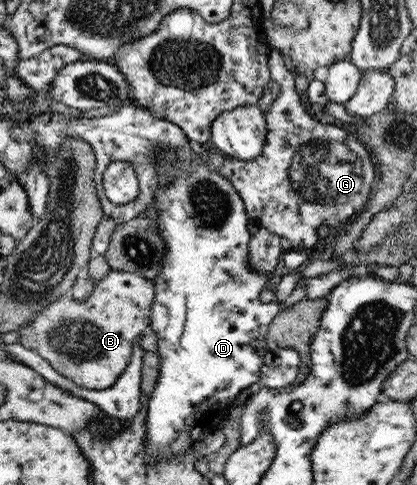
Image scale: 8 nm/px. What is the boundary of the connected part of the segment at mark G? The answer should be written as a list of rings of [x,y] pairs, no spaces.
[[[274,49],[270,55],[269,62],[271,68],[271,79],[280,83],[280,94],[278,94],[278,98],[272,102],[272,106],[268,106],[268,110],[266,110],[267,143],[264,144],[264,151],[260,156],[252,160],[242,160],[242,158],[225,155],[224,161],[222,165],[218,167],[218,170],[220,170],[222,177],[226,177],[228,180],[232,181],[232,185],[234,185],[236,190],[238,190],[240,196],[244,198],[244,205],[247,206],[248,213],[251,214],[254,219],[257,219],[258,227],[266,228],[272,232],[276,232],[276,235],[281,238],[284,237],[284,239],[288,239],[294,249],[321,246],[318,240],[318,234],[316,234],[319,227],[322,227],[322,225],[327,225],[329,229],[335,226],[340,227],[344,222],[348,222],[354,214],[360,212],[360,210],[364,210],[364,204],[368,203],[368,194],[370,194],[370,188],[372,188],[374,177],[376,177],[376,167],[374,167],[371,156],[366,147],[364,147],[356,137],[350,133],[347,134],[342,128],[337,128],[331,124],[323,125],[320,123],[318,113],[309,111],[309,109],[301,103],[300,96],[294,87],[296,75],[286,68],[282,53]]]

